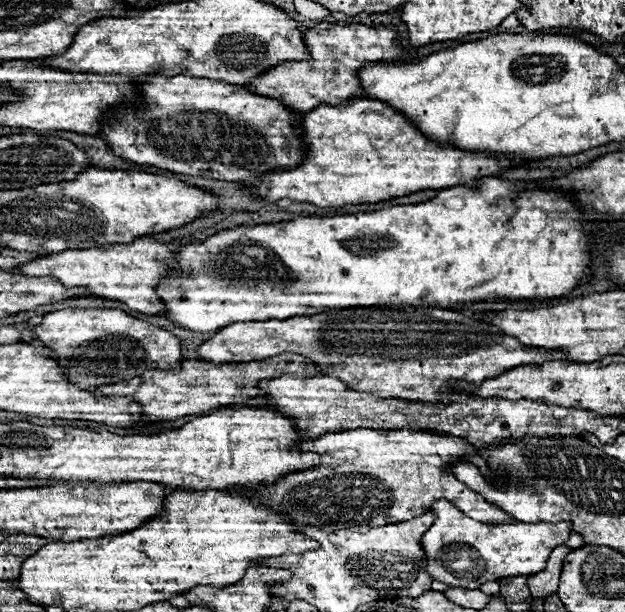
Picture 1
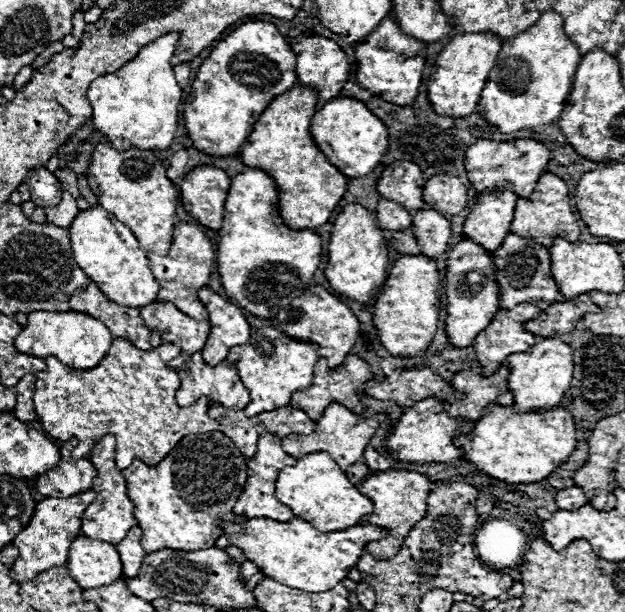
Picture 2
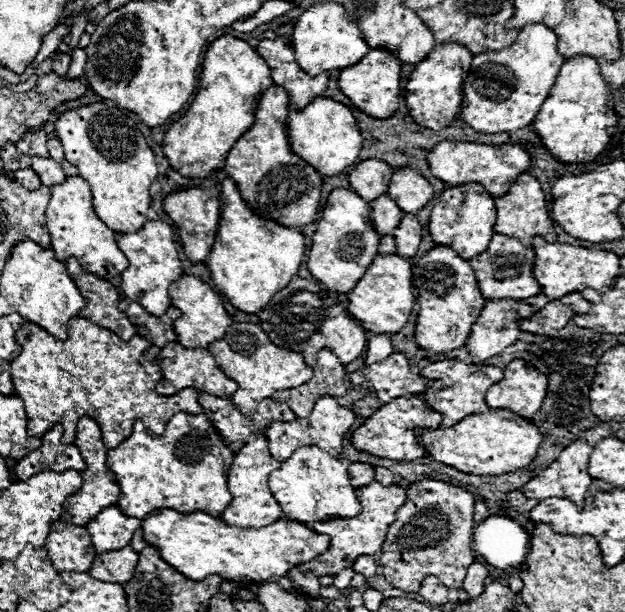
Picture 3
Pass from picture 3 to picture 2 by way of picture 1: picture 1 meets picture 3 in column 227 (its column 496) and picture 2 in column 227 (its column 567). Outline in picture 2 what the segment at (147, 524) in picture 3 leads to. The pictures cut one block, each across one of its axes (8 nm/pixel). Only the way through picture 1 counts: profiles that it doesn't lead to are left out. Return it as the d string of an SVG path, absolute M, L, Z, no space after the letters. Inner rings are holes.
M252 518L244 524L222 524L224 536L232 546L238 546L260 572L284 586L298 588L304 592L326 592L346 578L348 570L358 562L366 542L386 538L388 532L378 526L352 526L338 532L320 532L306 520L292 518L288 522L276 522L268 518Z

